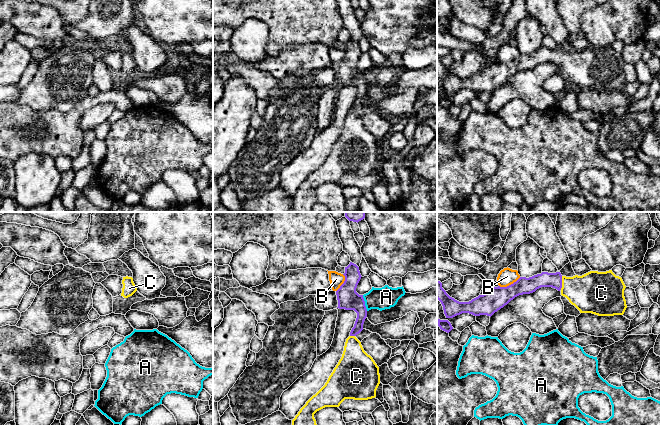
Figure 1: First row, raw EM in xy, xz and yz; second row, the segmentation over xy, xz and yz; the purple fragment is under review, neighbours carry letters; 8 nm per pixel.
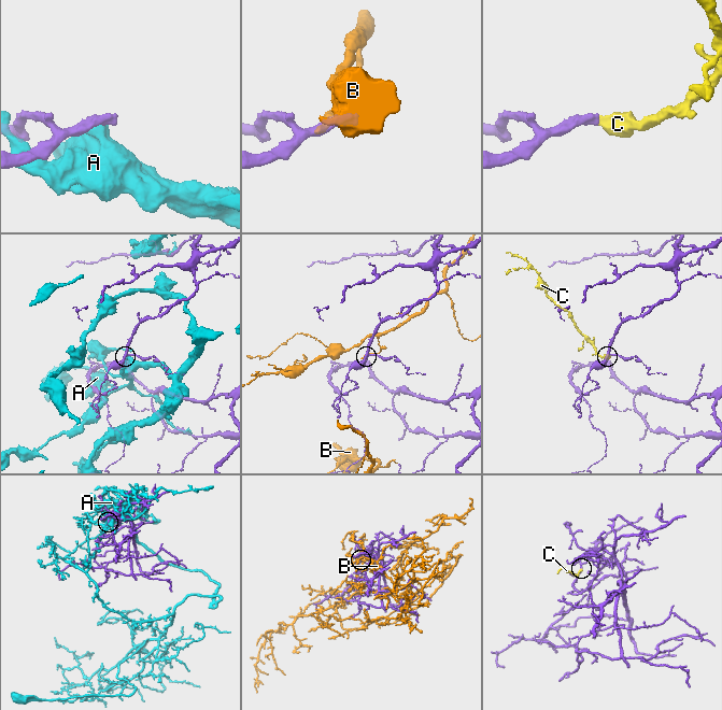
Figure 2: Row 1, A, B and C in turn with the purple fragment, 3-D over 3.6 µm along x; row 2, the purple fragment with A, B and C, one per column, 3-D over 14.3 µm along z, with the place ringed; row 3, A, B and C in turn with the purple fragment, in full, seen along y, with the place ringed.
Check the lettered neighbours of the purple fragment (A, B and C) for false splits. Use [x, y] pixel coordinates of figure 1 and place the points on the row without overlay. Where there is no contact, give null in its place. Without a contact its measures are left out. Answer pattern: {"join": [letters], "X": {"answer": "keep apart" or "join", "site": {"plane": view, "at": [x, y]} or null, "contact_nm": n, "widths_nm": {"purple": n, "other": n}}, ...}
{"join": ["C"], "A": {"answer": "keep apart", "site": {"plane": "xz", "at": [364, 79]}, "contact_nm": 130, "widths_nm": {"purple": 170, "other": 180}}, "B": {"answer": "keep apart", "site": {"plane": "yz", "at": [509, 61]}, "contact_nm": 190, "widths_nm": {"purple": 180, "other": 140}}, "C": {"answer": "join", "site": {"plane": "yz", "at": [561, 59]}, "contact_nm": 110, "widths_nm": {"purple": 120, "other": 320}}}

